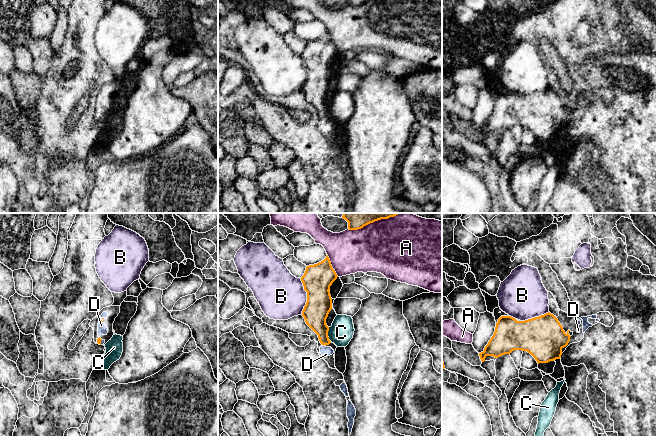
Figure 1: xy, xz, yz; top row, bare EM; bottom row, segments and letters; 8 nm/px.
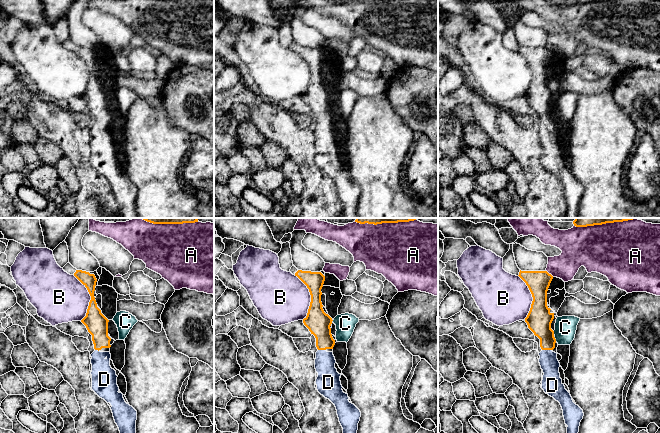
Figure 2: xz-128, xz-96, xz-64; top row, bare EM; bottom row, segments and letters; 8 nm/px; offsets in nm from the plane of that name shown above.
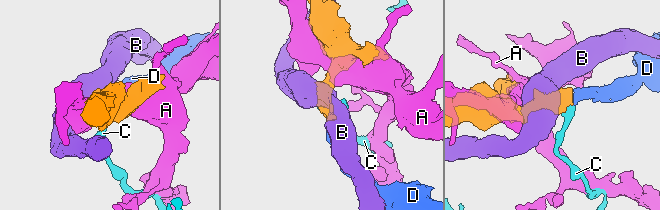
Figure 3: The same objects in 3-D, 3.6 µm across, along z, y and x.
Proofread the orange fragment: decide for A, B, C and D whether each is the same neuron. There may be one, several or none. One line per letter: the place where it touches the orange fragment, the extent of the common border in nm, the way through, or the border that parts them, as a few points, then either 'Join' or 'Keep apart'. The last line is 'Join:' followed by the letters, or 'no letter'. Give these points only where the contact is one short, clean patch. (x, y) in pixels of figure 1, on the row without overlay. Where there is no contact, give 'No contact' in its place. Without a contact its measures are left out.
A: Touches orange at xz (331, 41). Shared border 200 nm. Keep apart
B: Touches orange at xz (307, 72). Shared border 280 nm. Keep apart
C: Touches orange at xz (327, 110). Shared border 120 nm. Boundary: xz (328, 103), (328, 114), (331, 117). Keep apart
D: Touches orange at xy (100, 118). Shared border 50 nm. Join
Join: D

